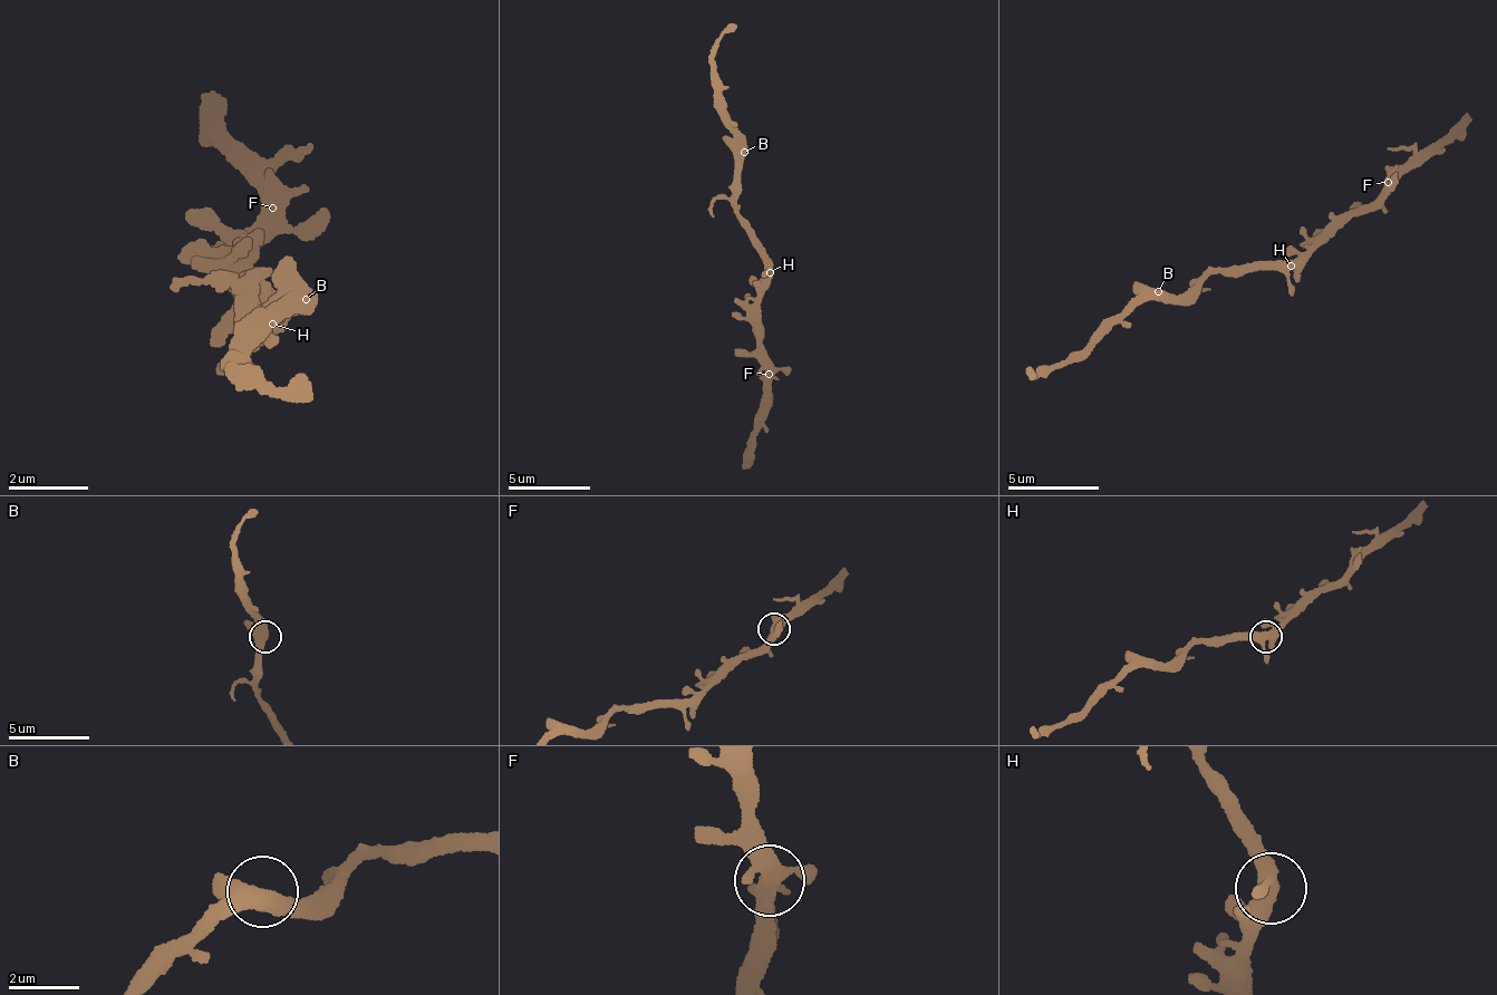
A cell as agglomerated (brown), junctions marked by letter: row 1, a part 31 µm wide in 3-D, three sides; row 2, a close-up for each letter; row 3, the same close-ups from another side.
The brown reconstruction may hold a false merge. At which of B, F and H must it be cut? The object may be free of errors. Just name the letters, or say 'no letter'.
no letter

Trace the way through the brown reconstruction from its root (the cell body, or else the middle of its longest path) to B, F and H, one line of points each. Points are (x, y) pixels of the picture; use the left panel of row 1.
B: (280, 290), (276, 296), (264, 276), (253, 293), (259, 300), (254, 306), (259, 302), (272, 311), (306, 299)
F: (280, 290), (270, 296), (273, 307), (254, 318), (225, 278), (266, 225), (269, 210)
H: (280, 290), (270, 296), (274, 300), (269, 302), (273, 307), (269, 310), (272, 324)

